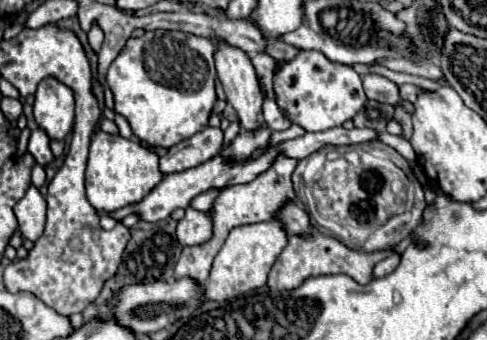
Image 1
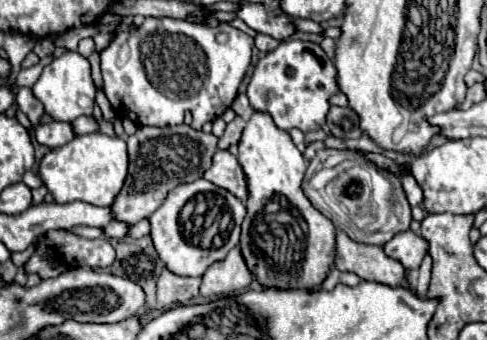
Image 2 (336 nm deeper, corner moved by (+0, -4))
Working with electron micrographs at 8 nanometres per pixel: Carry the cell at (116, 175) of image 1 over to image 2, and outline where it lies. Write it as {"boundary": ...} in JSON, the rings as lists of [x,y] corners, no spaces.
{"boundary":[[[100,132],[76,136],[62,148],[48,152],[38,166],[38,172],[58,204],[80,200],[94,206],[112,206],[124,186],[128,172],[126,142],[122,138],[110,138]]]}

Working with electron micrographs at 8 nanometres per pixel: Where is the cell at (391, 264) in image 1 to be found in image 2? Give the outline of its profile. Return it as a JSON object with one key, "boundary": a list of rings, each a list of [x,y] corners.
{"boundary":[[[408,230],[408,232],[396,234],[388,244],[384,244],[384,252],[386,256],[398,260],[406,268],[406,272],[412,272],[420,268],[422,258],[428,252],[428,244],[424,238]]]}

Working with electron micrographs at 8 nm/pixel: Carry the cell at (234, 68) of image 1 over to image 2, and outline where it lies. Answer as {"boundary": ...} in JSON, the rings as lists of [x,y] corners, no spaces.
{"boundary":[[[254,112],[244,126],[242,138],[238,142],[240,166],[248,178],[248,200],[246,200],[246,218],[242,224],[240,248],[246,258],[248,268],[262,286],[276,288],[318,288],[322,276],[330,270],[334,262],[334,224],[322,216],[302,192],[302,176],[308,162],[294,146],[288,132],[280,130],[268,112]]]}

